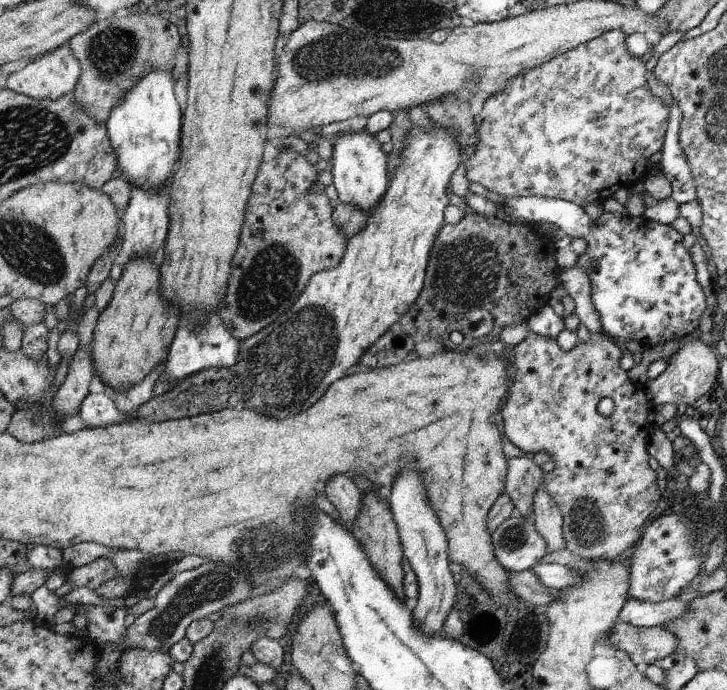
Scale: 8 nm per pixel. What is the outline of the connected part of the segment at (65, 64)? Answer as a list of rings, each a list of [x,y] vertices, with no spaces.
[[[62,45],[52,54],[44,53],[43,55],[36,57],[36,60],[30,62],[20,72],[11,73],[7,78],[5,88],[36,100],[58,100],[66,94],[72,94],[81,78],[81,63],[74,58],[70,47]]]

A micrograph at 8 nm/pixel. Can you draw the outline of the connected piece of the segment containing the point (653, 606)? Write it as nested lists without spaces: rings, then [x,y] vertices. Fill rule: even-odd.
[[[678,597],[659,603],[638,601],[629,598],[622,606],[618,621],[637,625],[648,625],[650,627],[672,622],[680,616],[690,612],[690,602],[684,602]]]

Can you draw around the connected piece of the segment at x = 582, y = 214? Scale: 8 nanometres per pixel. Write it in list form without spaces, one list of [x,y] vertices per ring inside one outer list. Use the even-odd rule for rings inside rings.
[[[467,191],[462,198],[465,204],[474,212],[485,217],[496,217],[500,212],[512,218],[525,220],[527,223],[536,224],[540,220],[548,224],[558,226],[568,236],[584,238],[587,243],[586,251],[578,256],[578,266],[585,268],[592,264],[588,278],[592,284],[592,304],[600,316],[602,330],[614,340],[626,344],[626,342],[637,341],[643,346],[664,345],[670,340],[682,338],[698,328],[699,321],[703,314],[708,313],[706,296],[702,287],[696,280],[696,266],[690,257],[689,250],[683,245],[683,235],[672,228],[671,225],[660,224],[655,220],[642,216],[622,216],[611,212],[603,214],[594,222],[581,206],[568,202],[564,199],[557,199],[546,196],[518,196],[518,198],[505,198],[504,203],[498,204],[481,195]]]

